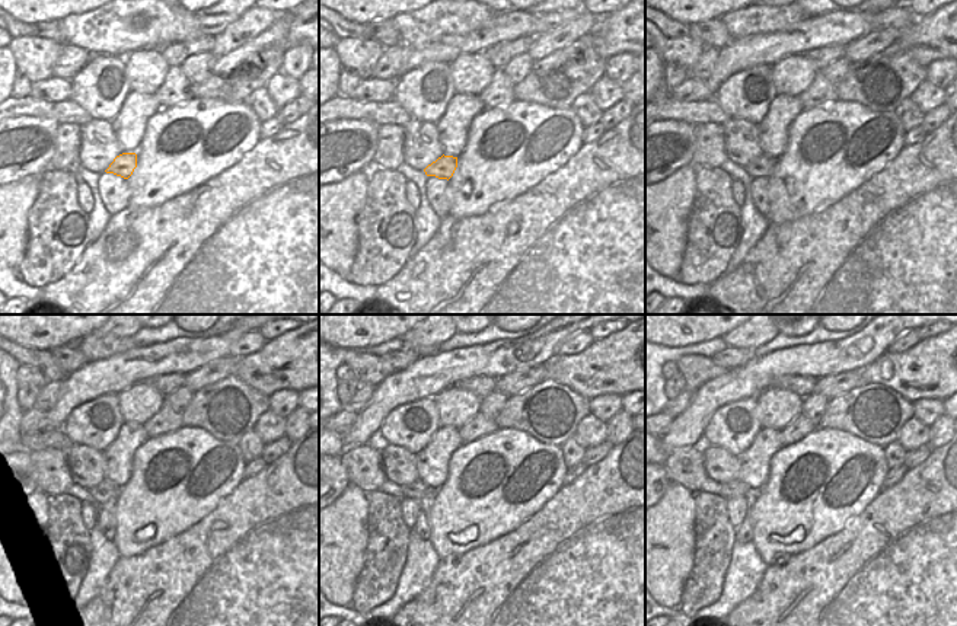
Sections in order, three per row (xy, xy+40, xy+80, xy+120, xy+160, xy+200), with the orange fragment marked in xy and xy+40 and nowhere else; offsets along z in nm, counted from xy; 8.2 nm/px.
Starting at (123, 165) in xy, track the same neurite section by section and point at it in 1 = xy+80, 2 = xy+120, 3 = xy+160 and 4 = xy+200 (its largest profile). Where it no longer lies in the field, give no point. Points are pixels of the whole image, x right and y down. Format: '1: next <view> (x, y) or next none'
1: next xy+80 (761, 166)
2: next xy+120 (107, 491)
3: next xy+160 (420, 491)
4: next xy+200 (736, 488)

